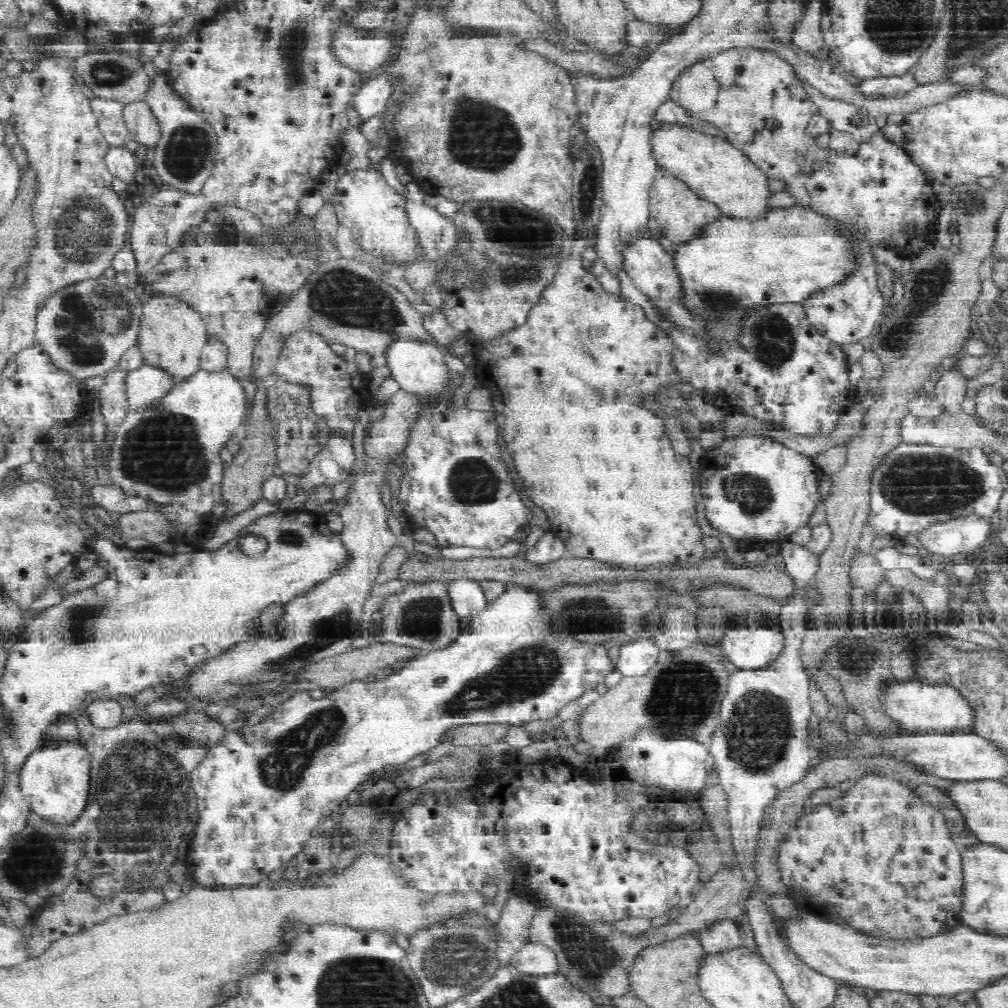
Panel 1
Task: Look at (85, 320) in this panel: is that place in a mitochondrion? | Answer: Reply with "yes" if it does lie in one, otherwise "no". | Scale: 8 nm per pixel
yes

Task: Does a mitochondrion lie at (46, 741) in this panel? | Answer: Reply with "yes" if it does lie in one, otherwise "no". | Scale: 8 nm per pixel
no

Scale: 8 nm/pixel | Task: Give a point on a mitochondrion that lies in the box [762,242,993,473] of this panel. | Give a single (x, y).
(930, 284)

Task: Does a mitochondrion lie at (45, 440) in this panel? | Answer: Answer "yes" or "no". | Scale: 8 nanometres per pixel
no

